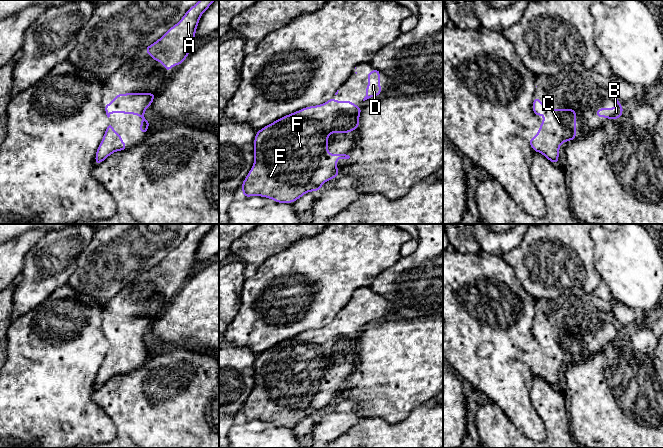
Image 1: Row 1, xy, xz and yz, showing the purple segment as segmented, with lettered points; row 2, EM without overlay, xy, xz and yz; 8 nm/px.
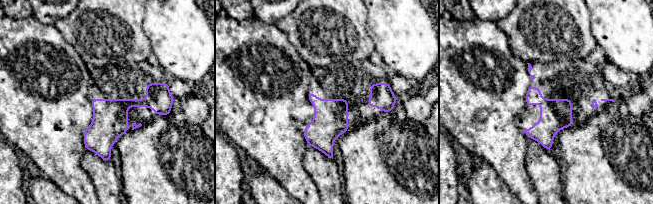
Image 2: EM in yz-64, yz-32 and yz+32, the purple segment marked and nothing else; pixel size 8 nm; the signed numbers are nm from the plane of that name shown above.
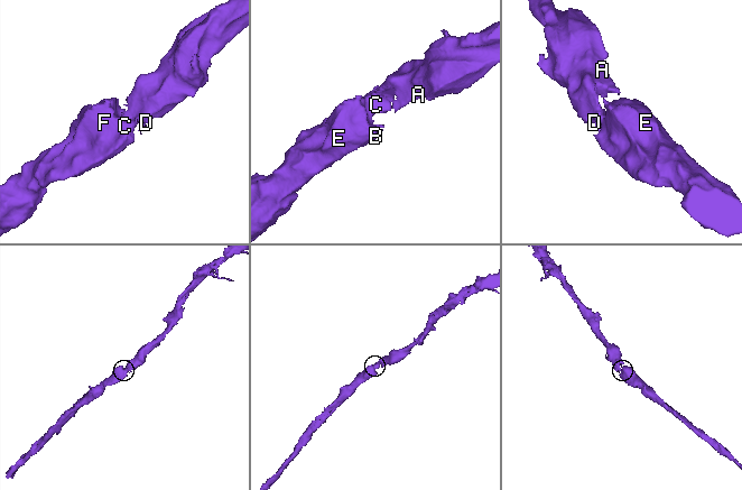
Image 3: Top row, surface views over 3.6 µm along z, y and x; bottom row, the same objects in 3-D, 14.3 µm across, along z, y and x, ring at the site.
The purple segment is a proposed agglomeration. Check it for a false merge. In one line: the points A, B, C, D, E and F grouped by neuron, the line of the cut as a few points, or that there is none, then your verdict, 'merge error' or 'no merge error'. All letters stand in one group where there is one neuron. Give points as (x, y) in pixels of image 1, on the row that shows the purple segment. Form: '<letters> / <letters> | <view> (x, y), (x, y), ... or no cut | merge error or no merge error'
A B C D E F | no cut | no merge error

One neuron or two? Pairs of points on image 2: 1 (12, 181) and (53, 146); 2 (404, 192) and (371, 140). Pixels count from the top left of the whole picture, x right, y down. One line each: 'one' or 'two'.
1: two
2: one

